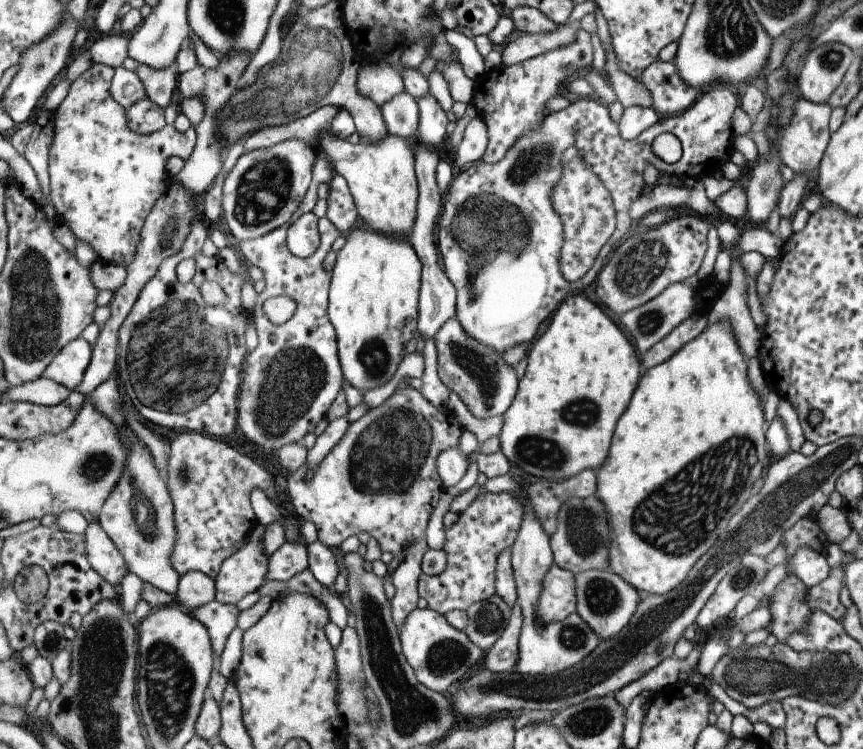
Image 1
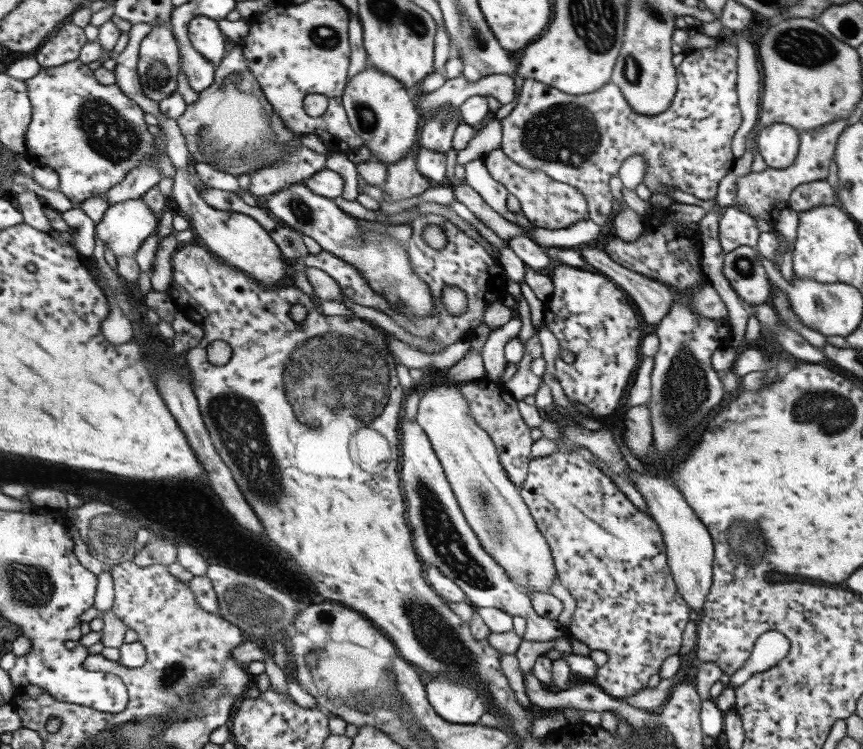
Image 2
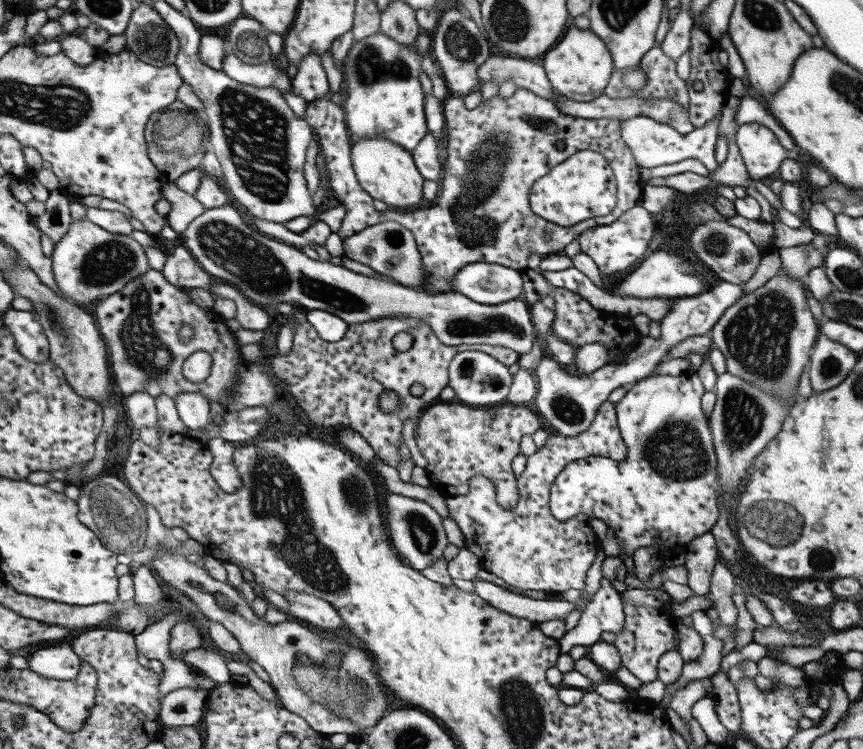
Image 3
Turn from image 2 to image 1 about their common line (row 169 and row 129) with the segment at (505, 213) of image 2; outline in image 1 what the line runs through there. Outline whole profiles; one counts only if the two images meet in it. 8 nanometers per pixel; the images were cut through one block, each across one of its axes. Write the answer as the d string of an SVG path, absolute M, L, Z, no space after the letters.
M479 116L477 120L473 120L467 130L465 130L465 138L463 144L459 146L459 150L451 156L451 162L455 166L455 170L465 170L471 164L479 162L485 158L489 148L489 126L485 124L485 120Z

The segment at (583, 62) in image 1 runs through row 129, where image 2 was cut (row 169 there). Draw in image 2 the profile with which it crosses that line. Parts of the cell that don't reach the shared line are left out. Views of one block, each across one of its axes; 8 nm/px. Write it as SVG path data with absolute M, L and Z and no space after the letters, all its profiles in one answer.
M503 148L491 152L485 158L485 164L495 180L499 184L505 184L509 192L521 202L525 218L533 224L533 228L547 228L547 230L561 230L569 228L579 220L589 220L589 210L585 210L585 200L583 194L577 192L577 188L557 182L545 174L545 170L535 170L535 168L525 168L513 158L509 158Z

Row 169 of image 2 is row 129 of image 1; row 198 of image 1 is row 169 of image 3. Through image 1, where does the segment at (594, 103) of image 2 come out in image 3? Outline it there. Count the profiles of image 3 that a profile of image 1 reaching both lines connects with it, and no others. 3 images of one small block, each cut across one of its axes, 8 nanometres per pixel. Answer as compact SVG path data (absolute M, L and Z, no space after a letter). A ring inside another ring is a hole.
M317 52L305 56L301 66L295 70L293 94L305 98L309 106L305 120L311 128L315 128L315 136L321 142L327 162L325 166L331 178L331 192L347 210L343 228L337 234L345 242L347 238L381 222L399 222L413 230L419 250L423 252L425 270L429 270L431 276L429 286L425 286L425 290L431 294L455 290L455 276L467 264L475 262L503 264L523 272L529 268L531 254L561 254L561 250L581 232L595 226L607 226L633 206L641 204L639 198L643 184L637 174L637 162L631 156L631 150L621 142L623 120L579 120L573 116L563 116L559 110L553 110L555 104L551 100L519 88L515 96L507 100L495 96L475 110L467 110L465 98L447 98L445 120L449 142L445 150L447 162L443 164L443 190L437 198L437 206L415 212L379 212L375 210L375 198L361 186L357 178L347 112L343 112L337 98L327 100L329 82L321 66L321 56ZM557 142L565 146L561 152L555 148ZM579 150L591 150L607 158L617 182L617 204L609 216L589 218L569 228L561 228L533 212L533 186L545 178L551 168L569 160L569 156L575 156Z

